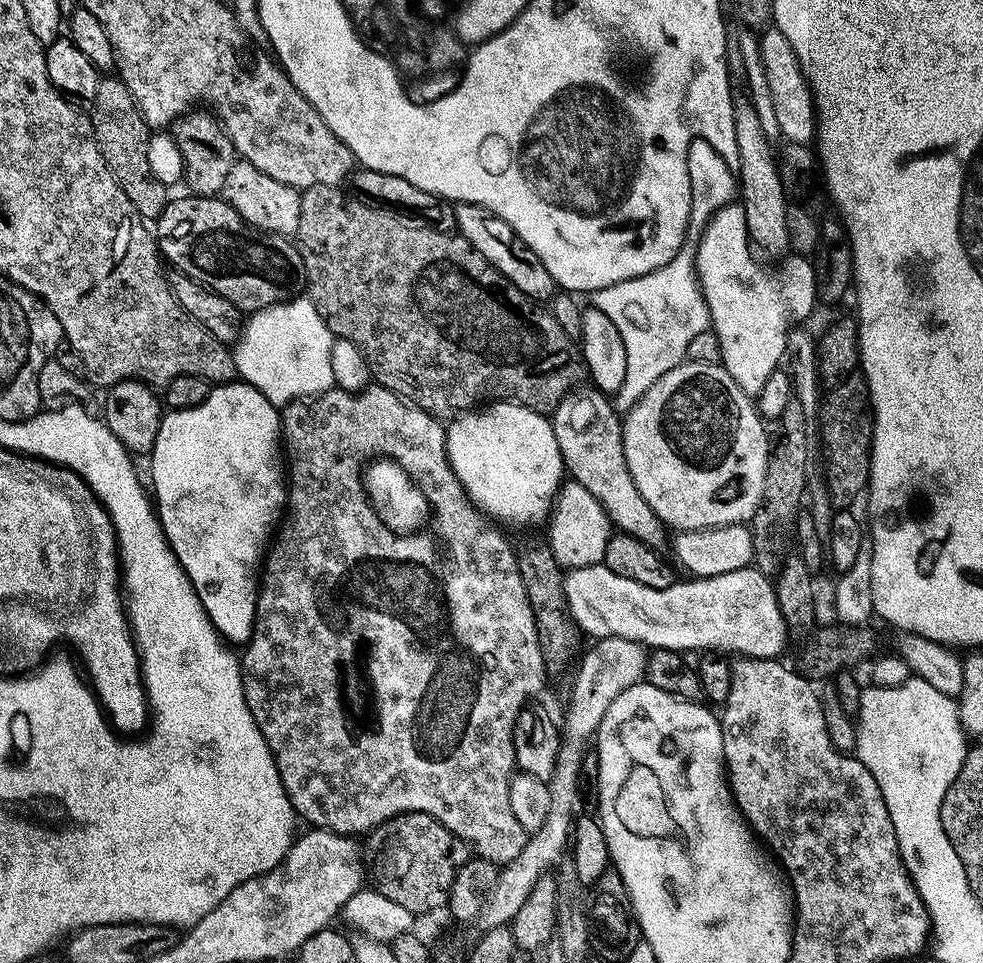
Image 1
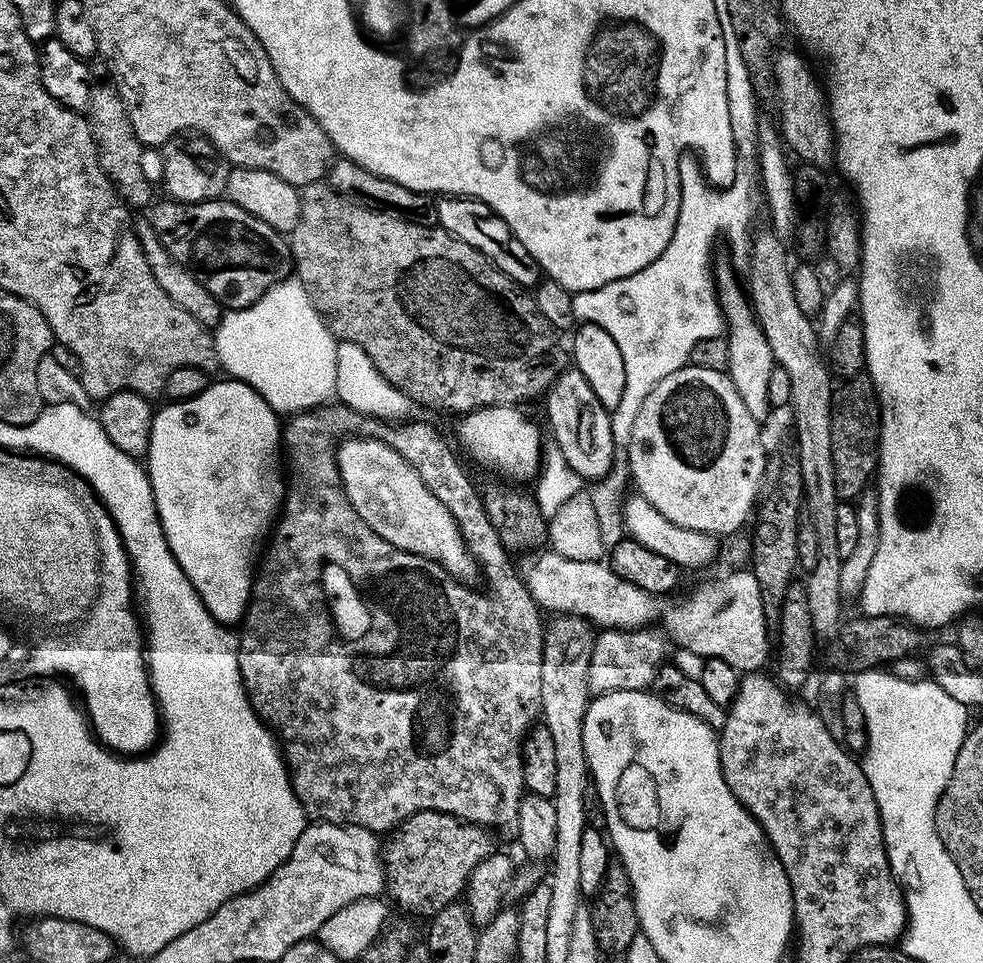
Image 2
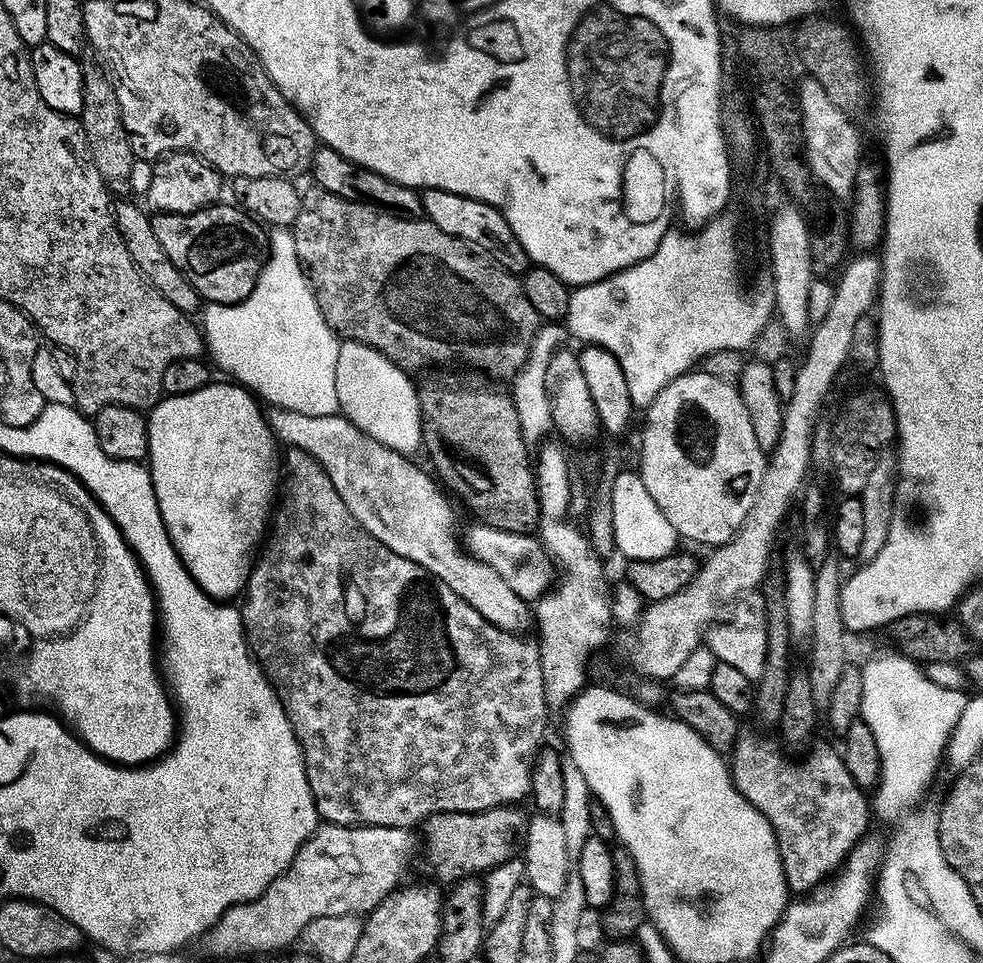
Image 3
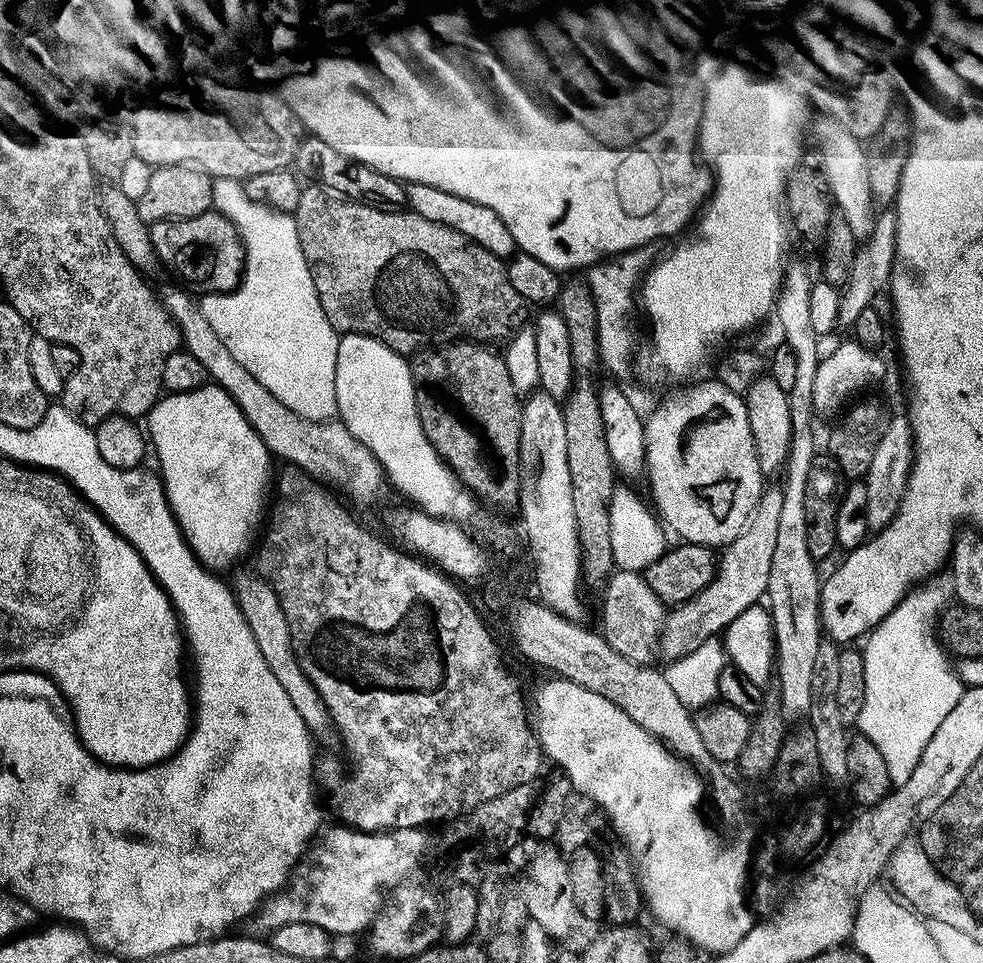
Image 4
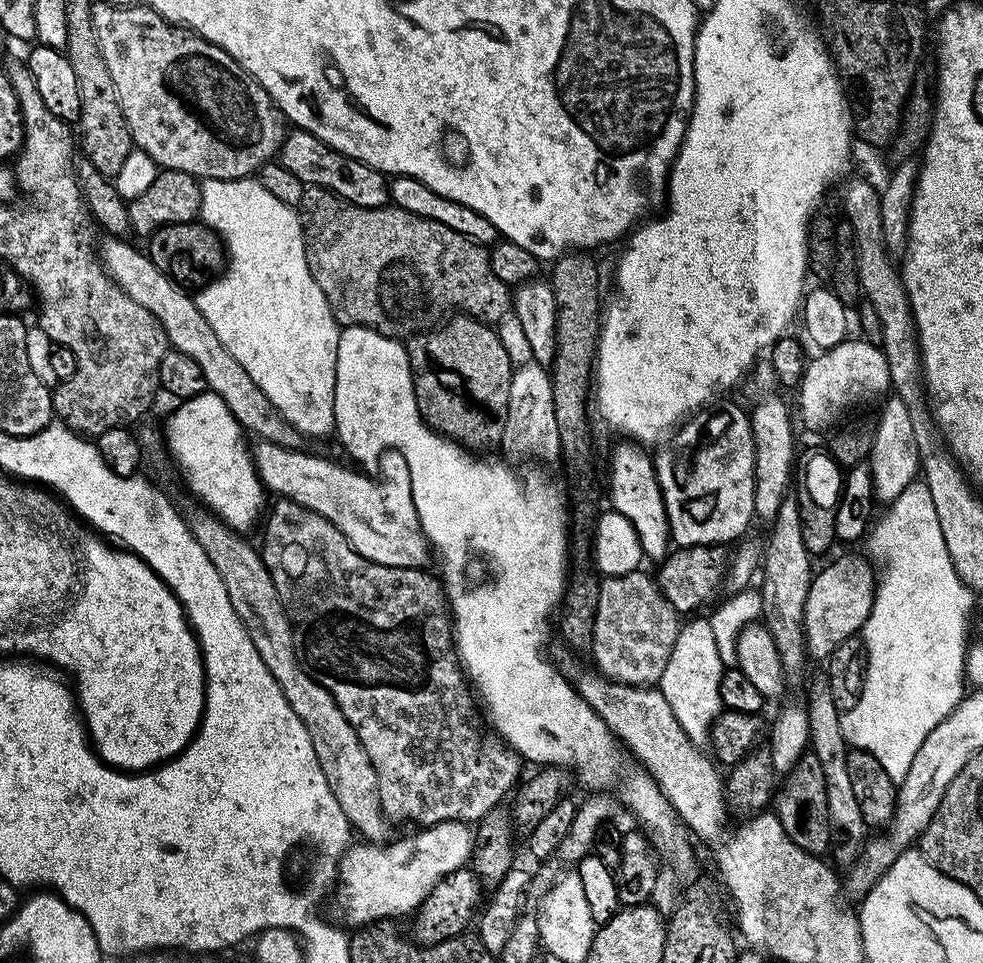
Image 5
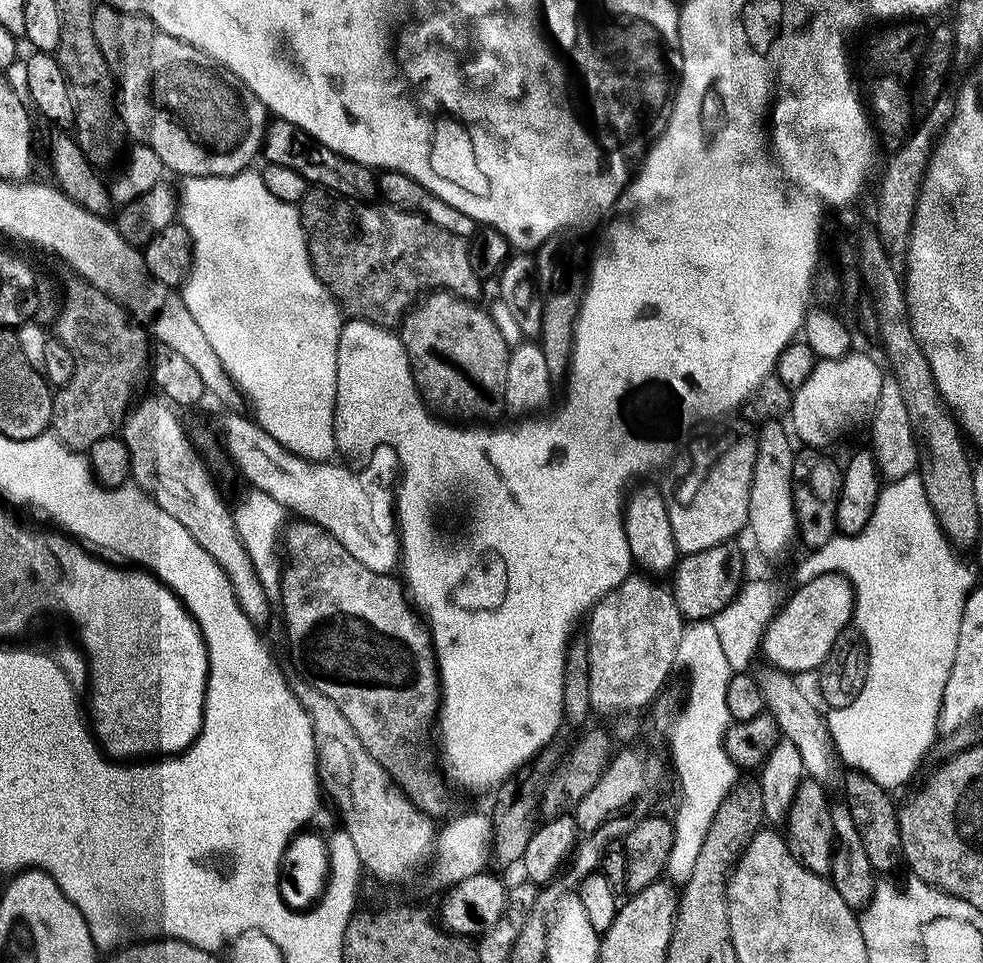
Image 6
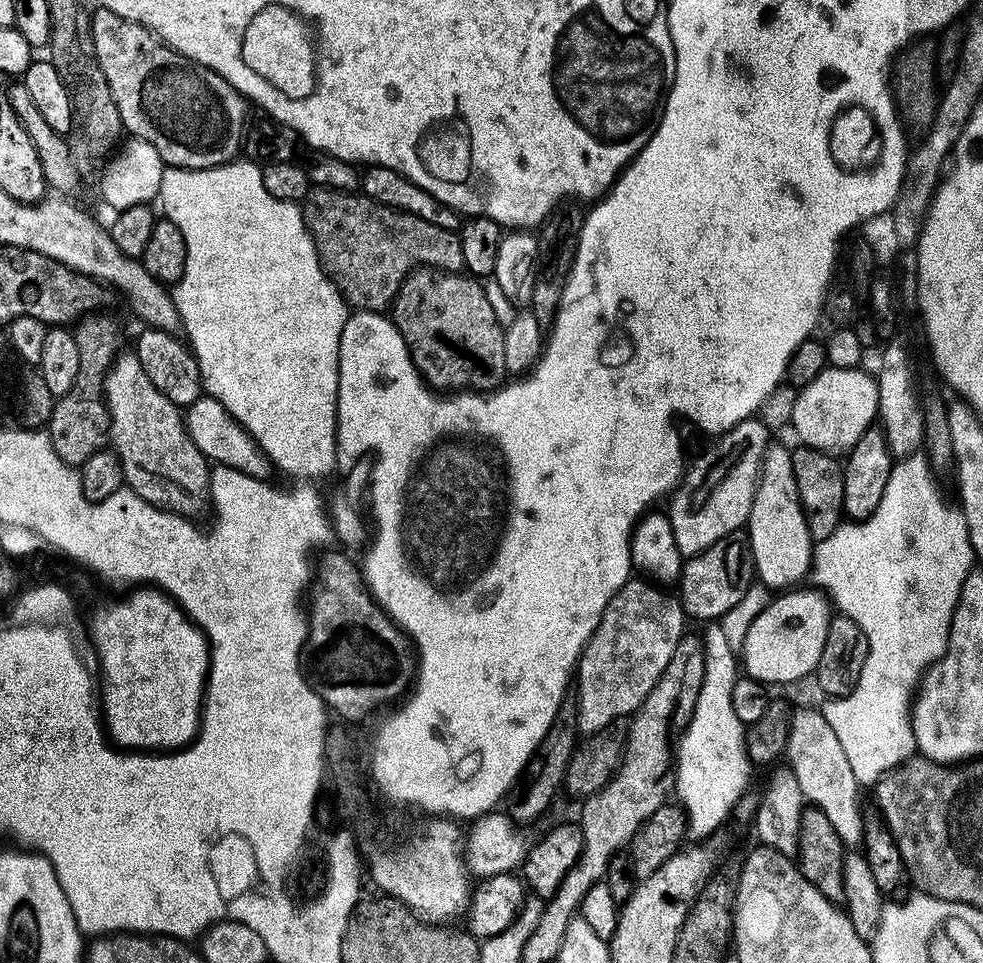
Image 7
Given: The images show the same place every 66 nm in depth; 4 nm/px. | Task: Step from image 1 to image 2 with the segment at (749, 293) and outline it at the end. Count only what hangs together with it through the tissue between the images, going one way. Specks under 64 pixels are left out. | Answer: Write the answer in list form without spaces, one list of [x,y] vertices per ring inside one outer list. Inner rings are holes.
[[[731,267],[715,273],[715,287],[718,289],[719,304],[726,321],[726,339],[728,341],[729,378],[738,390],[738,398],[746,405],[746,410],[757,420],[763,422],[767,418],[772,403],[770,402],[770,374],[774,367],[772,351],[764,331],[754,315],[754,309],[746,295],[745,289],[736,285],[736,276]]]

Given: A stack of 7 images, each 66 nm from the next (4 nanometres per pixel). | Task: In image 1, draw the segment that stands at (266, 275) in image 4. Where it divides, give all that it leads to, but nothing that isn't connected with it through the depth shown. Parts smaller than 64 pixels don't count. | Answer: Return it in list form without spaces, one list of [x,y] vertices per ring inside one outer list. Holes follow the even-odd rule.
[[[293,298],[251,313],[234,345],[239,379],[269,398],[317,396],[334,384],[334,370],[330,366],[333,339],[326,322],[307,298]]]

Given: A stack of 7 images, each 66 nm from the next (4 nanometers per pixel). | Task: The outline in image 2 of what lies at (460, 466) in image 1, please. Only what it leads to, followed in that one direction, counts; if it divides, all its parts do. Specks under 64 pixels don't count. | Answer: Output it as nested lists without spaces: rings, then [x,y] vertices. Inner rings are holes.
[[[497,406],[494,408],[477,408],[476,411],[467,413],[463,417],[464,420],[460,424],[460,444],[462,447],[465,448],[466,451],[469,452],[470,455],[473,456],[474,459],[477,460],[478,463],[481,464],[484,468],[493,468],[496,472],[501,472],[504,476],[509,476],[509,481],[512,482],[520,482],[516,480],[528,480],[531,481],[533,477],[535,477],[540,470],[540,460],[541,460],[541,447],[542,447],[542,437],[540,438],[540,428],[538,425],[535,424],[532,420],[527,420],[526,417],[523,416],[522,413],[520,413],[521,409],[516,406]]]

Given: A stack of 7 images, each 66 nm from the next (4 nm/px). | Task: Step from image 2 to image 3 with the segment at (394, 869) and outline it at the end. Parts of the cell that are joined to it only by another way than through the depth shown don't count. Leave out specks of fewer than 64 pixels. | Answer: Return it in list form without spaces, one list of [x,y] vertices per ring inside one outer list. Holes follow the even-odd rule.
[[[505,806],[485,812],[439,812],[429,816],[422,824],[422,852],[424,848],[429,862],[436,867],[435,879],[441,885],[451,886],[458,880],[483,874],[513,859],[518,846],[523,845],[528,829],[529,817],[524,816],[522,809],[520,806]]]

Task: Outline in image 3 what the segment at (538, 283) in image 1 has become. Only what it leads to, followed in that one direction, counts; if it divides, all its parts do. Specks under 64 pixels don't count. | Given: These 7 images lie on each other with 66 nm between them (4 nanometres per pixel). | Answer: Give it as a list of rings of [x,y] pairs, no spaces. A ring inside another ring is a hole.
[[[441,188],[423,189],[420,200],[423,215],[432,220],[434,226],[438,226],[438,230],[446,230],[446,234],[454,234],[454,238],[462,238],[471,244],[482,246],[482,250],[486,250],[486,254],[495,258],[507,272],[523,274],[530,268],[530,261],[522,242],[518,242],[506,218],[494,206]]]

